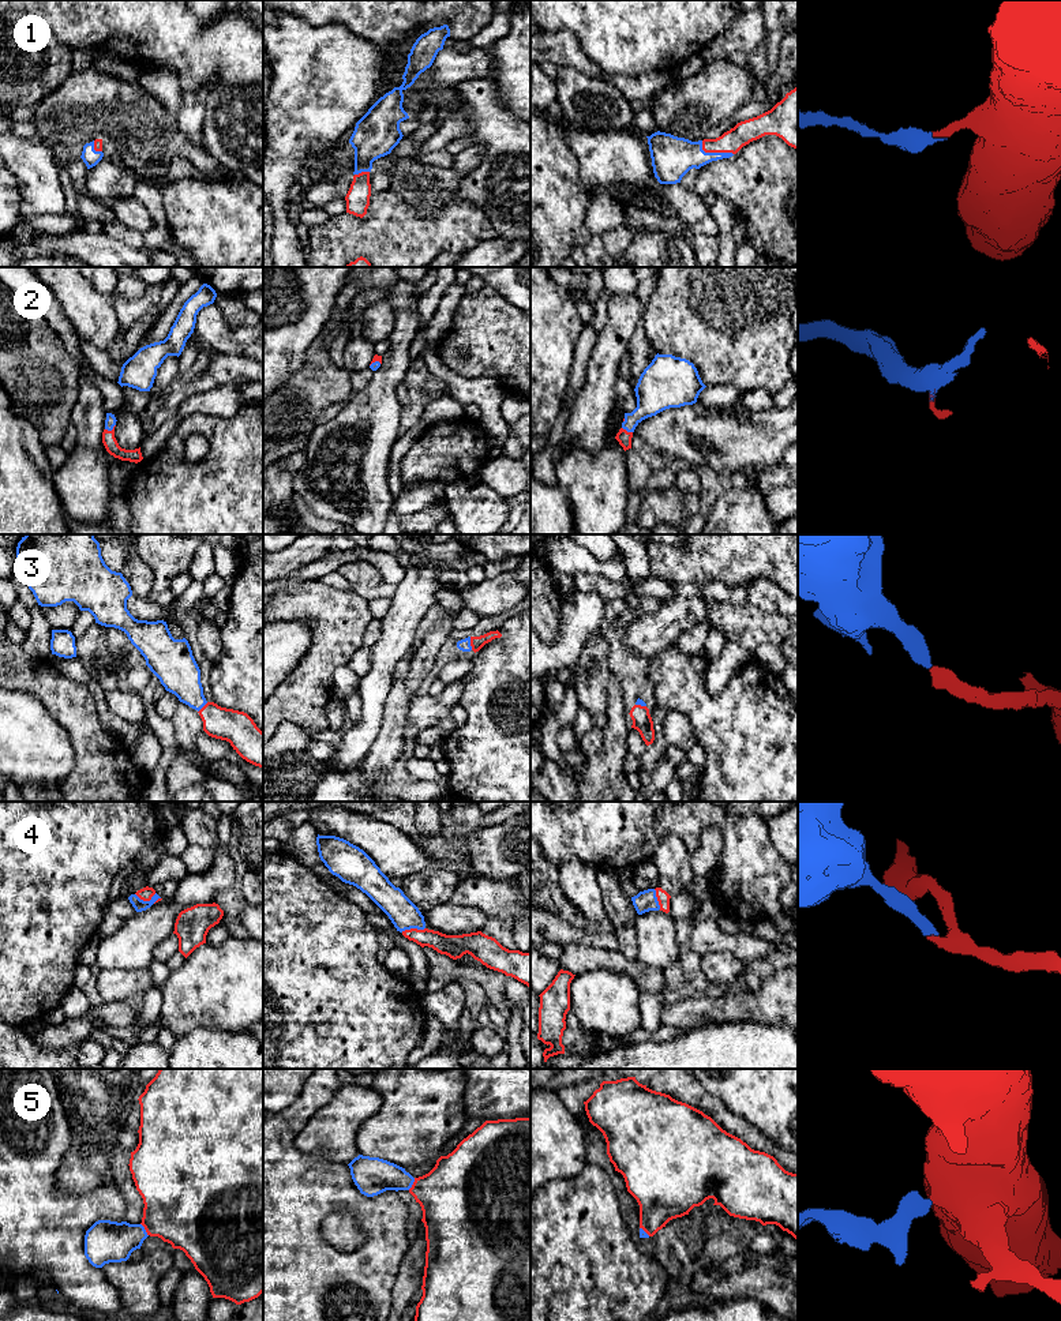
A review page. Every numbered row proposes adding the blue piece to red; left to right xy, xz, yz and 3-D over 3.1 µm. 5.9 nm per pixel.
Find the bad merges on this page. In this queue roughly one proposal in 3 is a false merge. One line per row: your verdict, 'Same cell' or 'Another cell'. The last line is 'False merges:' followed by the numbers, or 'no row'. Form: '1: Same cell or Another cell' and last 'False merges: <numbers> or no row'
1: Same cell
2: Same cell
3: Same cell
4: Same cell
5: Same cell
False merges: no row

